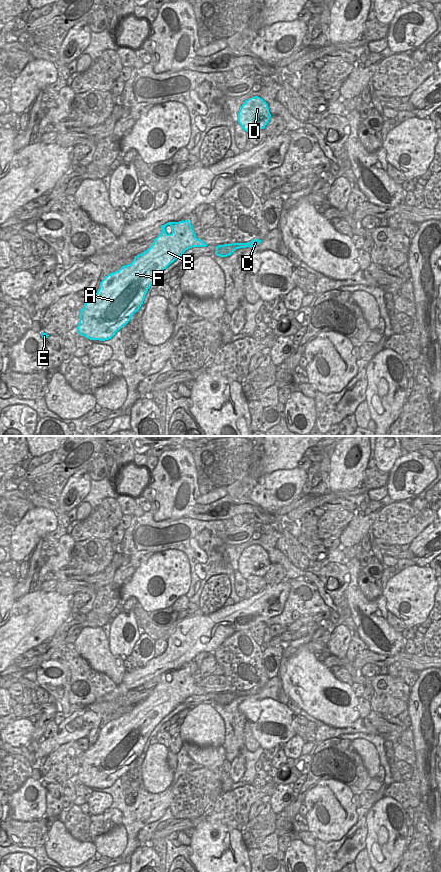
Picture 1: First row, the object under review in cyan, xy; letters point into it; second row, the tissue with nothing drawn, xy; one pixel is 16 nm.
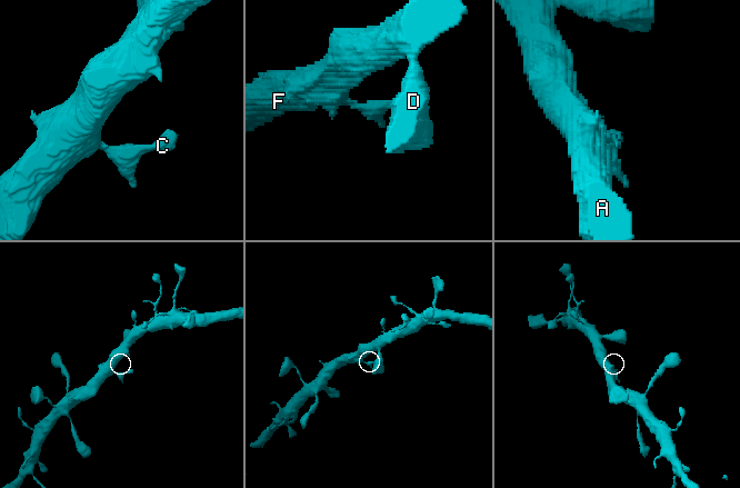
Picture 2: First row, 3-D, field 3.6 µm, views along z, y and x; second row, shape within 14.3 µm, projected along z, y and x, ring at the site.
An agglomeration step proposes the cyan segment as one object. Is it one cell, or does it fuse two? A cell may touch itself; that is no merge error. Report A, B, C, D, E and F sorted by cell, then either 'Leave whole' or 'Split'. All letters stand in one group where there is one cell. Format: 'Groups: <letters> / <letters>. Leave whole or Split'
Groups: A B C D E F. Leave whole.

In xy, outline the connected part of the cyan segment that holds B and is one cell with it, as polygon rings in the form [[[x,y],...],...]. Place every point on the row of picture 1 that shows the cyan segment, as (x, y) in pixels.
[[[189,220],[168,222],[160,227],[161,232],[151,246],[135,256],[130,264],[105,276],[100,282],[97,293],[84,303],[76,327],[79,335],[90,340],[105,341],[111,339],[140,309],[148,289],[164,269],[182,256],[186,250],[192,247],[207,246],[202,240],[196,238]]]

